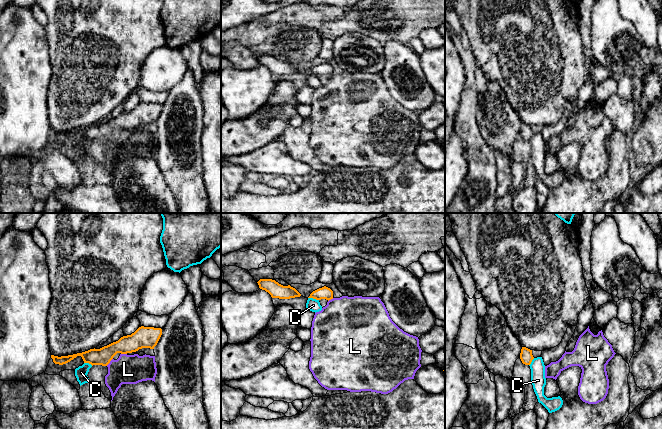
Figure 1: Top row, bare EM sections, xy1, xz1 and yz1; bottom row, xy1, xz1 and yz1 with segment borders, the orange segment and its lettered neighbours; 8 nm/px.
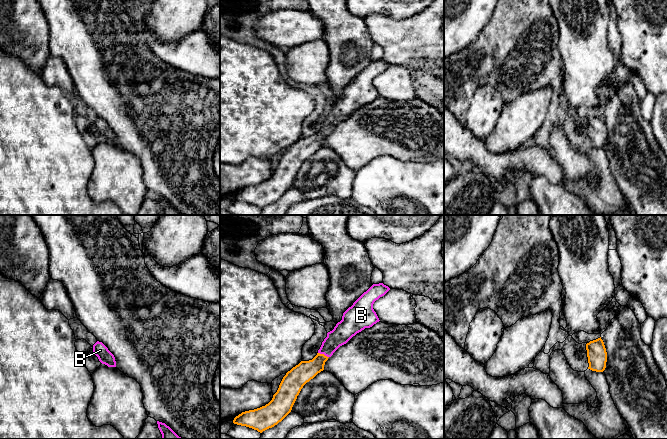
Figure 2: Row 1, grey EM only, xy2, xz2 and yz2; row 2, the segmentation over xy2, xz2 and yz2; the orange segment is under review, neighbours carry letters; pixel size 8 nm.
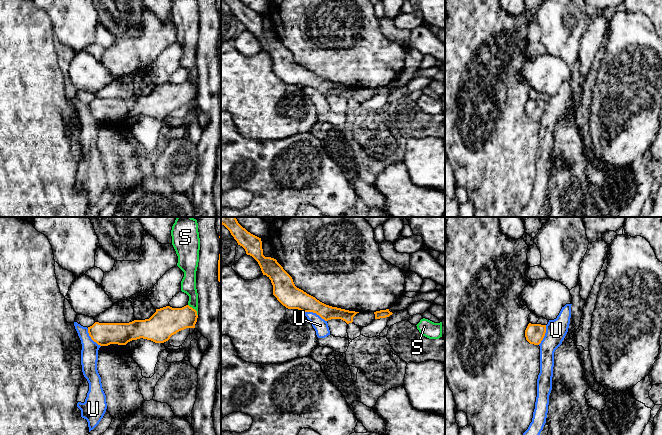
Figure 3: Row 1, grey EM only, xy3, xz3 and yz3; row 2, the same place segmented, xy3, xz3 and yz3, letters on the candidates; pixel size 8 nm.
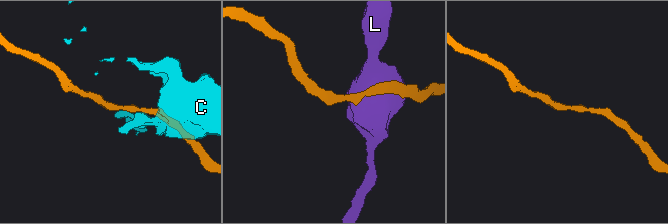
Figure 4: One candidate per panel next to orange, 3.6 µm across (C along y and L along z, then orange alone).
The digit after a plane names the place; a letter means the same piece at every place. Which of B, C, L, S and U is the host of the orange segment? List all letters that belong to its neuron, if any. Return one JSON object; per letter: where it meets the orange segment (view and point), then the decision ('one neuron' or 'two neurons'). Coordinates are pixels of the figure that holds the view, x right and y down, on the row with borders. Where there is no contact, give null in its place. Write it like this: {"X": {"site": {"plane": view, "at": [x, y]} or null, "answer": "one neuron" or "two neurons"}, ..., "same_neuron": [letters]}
{"B": {"site": {"plane": "xz2", "at": [323, 354]}, "answer": "one neuron"}, "C": {"site": {"plane": "xz1", "at": [313, 298]}, "answer": "two neurons"}, "L": {"site": {"plane": "xy1", "at": [109, 362]}, "answer": "two neurons"}, "S": {"site": {"plane": "xy3", "at": [194, 309]}, "answer": "two neurons"}, "U": {"site": {"plane": "xz3", "at": [315, 312]}, "answer": "two neurons"}, "same_neuron": ["B"]}

